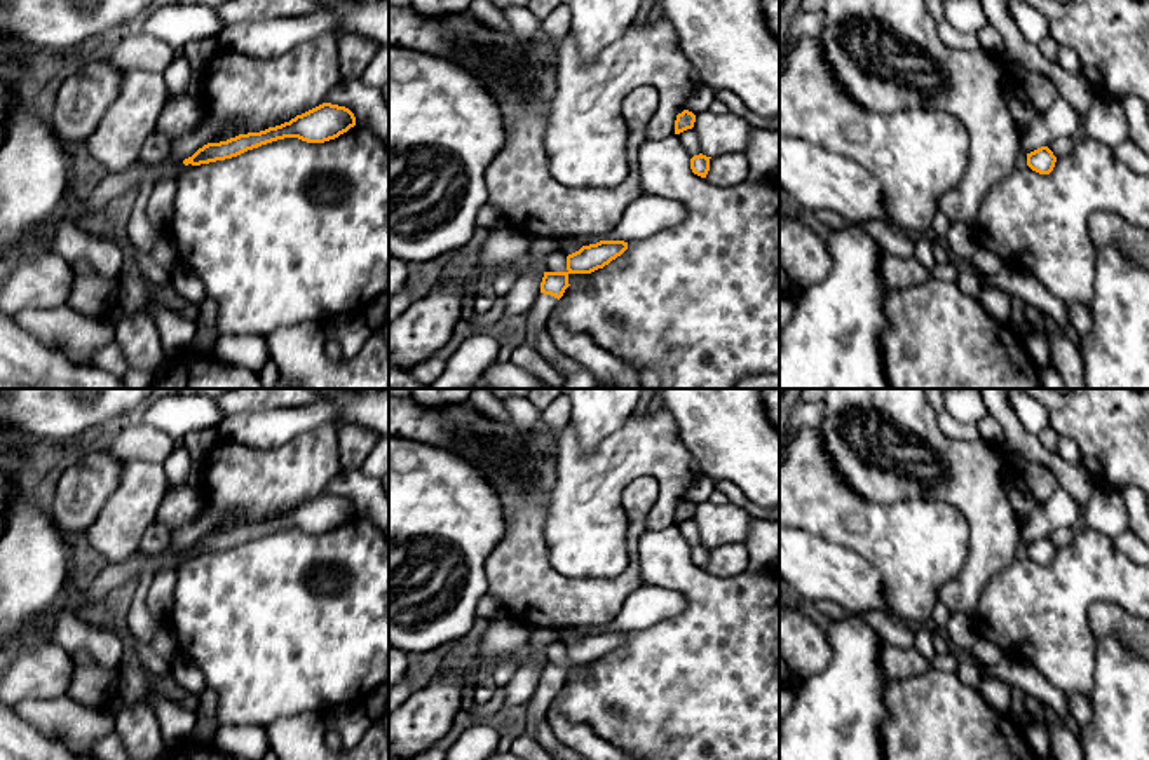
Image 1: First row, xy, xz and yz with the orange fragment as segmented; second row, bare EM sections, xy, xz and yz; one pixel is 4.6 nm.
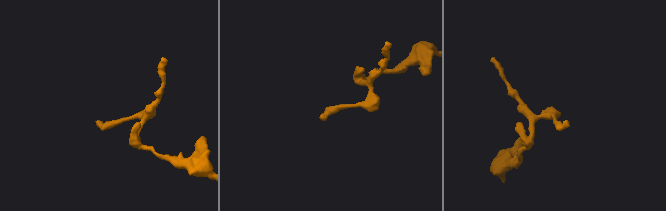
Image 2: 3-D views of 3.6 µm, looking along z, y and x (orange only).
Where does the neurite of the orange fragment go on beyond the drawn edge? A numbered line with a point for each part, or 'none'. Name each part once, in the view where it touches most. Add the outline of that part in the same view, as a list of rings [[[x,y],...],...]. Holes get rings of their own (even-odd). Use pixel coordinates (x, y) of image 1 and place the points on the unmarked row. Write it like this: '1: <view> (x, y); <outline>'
1: xz (537, 708); [[[539,683],[532,701],[527,704],[525,732],[532,737],[537,736],[537,722],[546,718],[549,706],[558,696],[558,689]]]

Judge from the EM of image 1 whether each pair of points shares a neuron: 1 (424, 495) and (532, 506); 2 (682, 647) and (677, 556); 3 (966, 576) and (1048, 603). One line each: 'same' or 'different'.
1: different
2: same
3: different

